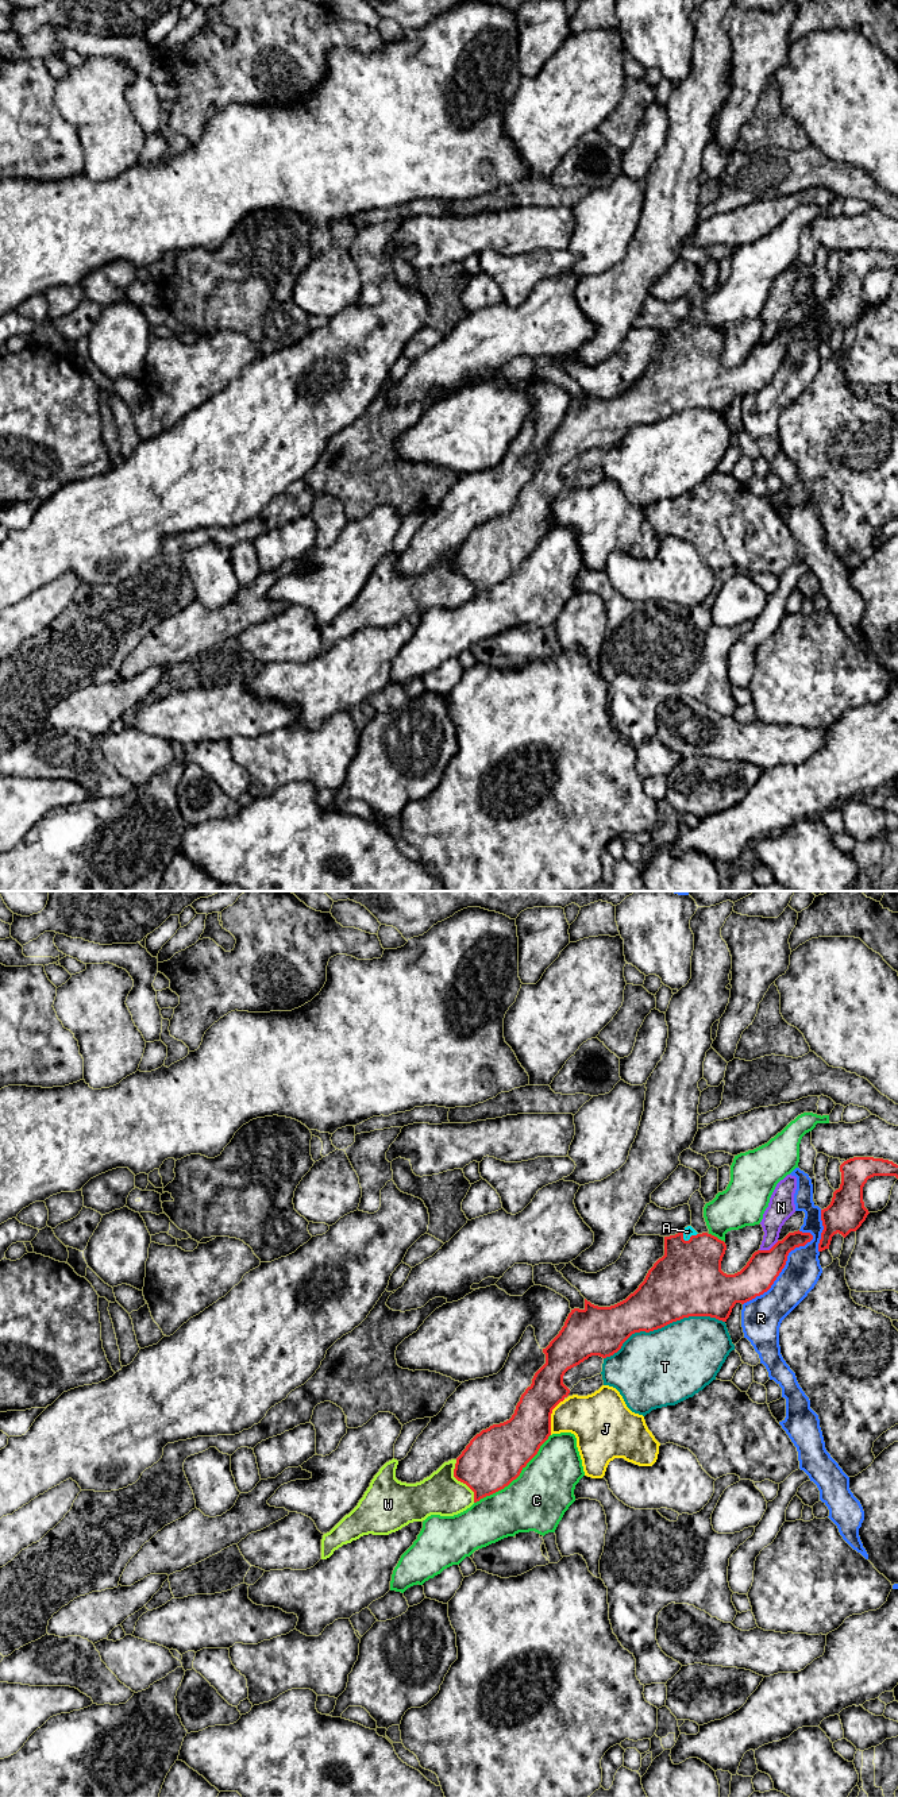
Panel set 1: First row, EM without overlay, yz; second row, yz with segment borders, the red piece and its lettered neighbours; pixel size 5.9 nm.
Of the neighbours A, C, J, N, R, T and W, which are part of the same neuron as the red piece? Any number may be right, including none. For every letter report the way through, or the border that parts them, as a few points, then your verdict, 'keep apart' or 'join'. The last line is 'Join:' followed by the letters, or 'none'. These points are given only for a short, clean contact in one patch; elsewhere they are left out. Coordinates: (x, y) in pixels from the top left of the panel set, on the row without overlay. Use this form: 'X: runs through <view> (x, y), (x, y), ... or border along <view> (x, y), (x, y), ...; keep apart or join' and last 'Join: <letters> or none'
A: runs through yz (688, 373), (690, 331), (688, 324); join
C: keep apart
J: keep apart
N: keep apart
R: keep apart
T: keep apart
W: keep apart
Join: A

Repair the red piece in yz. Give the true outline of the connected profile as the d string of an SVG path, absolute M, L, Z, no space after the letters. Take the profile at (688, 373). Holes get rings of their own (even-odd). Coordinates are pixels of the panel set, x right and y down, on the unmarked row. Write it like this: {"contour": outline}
{"contour": "M691 319L685 320L675 328L664 329L664 348L654 356L644 374L625 393L610 400L598 400L585 392L583 402L571 402L559 427L543 441L546 456L535 466L532 477L521 487L512 510L504 516L493 517L482 522L470 533L456 551L454 570L474 585L474 595L504 582L520 568L521 563L537 547L540 539L551 528L552 502L570 486L570 482L563 477L563 468L569 462L579 458L591 448L600 448L602 451L613 448L635 425L650 425L683 410L710 409L727 414L736 396L744 397L767 385L785 360L789 346L795 340L805 339L812 332L813 328L810 325L802 325L799 323L789 325L770 343L755 344L740 365L727 367L721 363L721 354L727 343L724 333L708 325L698 327Z"}

